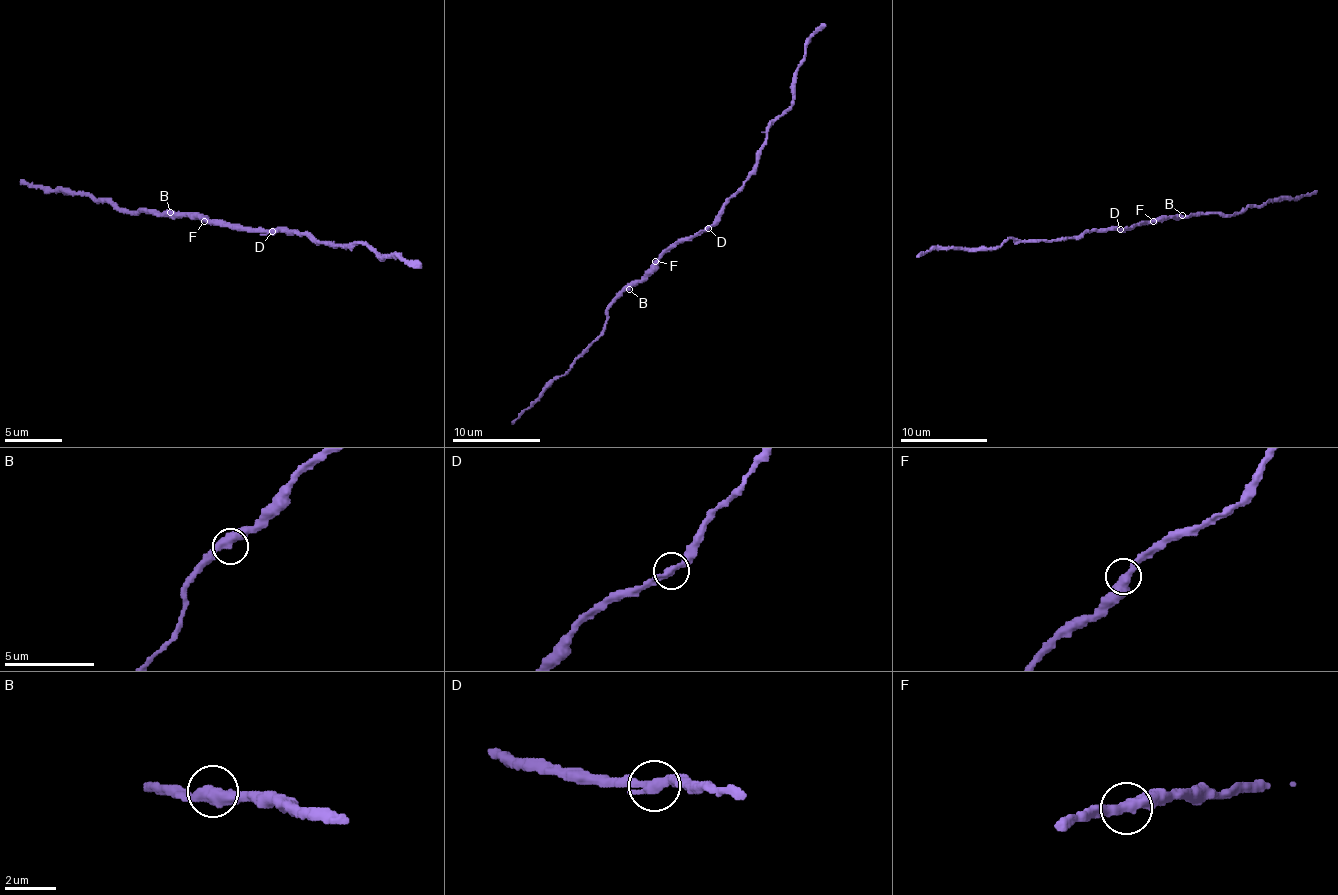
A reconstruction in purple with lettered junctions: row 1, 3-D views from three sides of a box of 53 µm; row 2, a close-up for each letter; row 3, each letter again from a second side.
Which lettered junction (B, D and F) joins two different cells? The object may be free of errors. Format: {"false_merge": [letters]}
{"false_merge": []}

